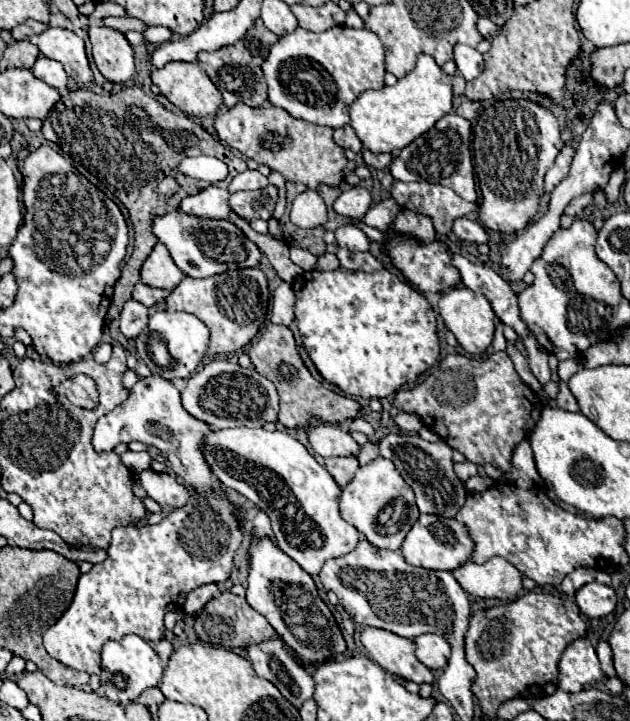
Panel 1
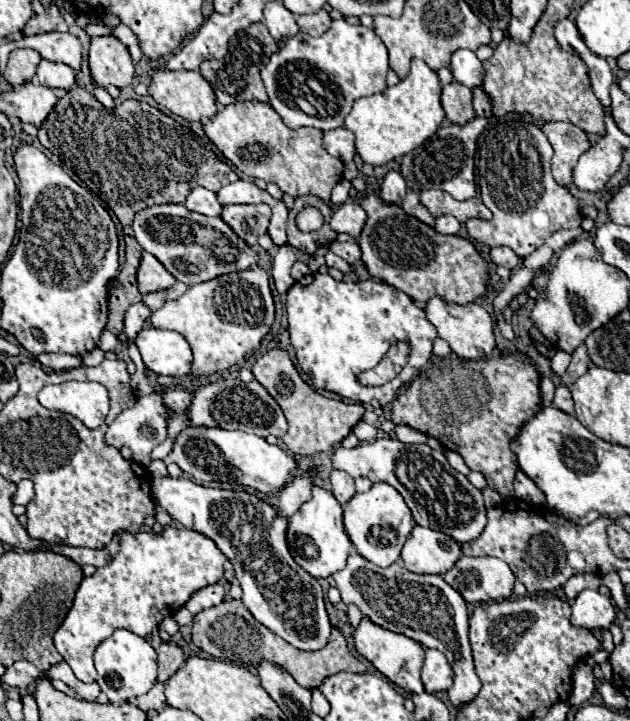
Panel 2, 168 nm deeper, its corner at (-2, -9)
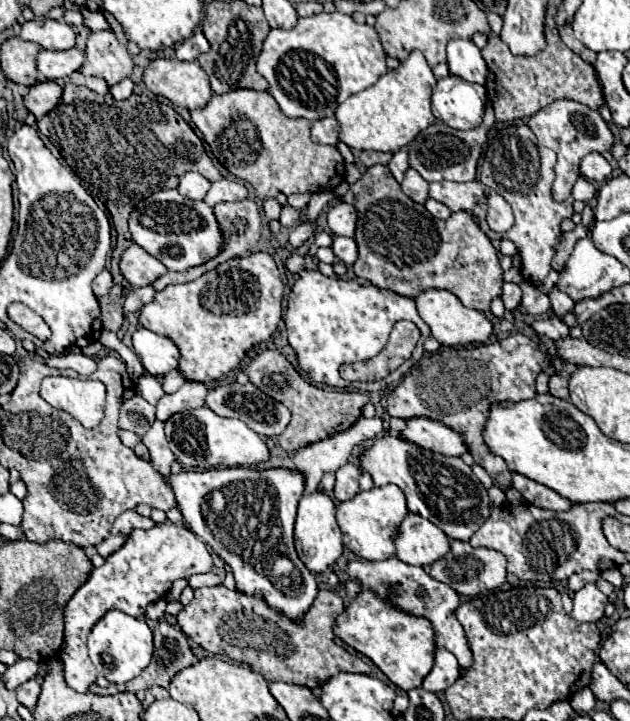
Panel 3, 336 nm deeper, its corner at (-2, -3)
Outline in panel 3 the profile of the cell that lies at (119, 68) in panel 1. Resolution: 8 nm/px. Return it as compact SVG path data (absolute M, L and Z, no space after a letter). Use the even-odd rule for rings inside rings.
M112 30L92 32L86 44L86 60L80 68L84 76L96 76L106 80L108 86L114 86L122 78L130 76L134 62Z

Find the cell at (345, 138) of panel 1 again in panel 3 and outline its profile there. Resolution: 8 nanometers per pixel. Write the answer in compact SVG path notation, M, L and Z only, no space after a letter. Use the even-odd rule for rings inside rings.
M320 118L312 122L312 140L318 144L334 146L338 142L338 122L336 118Z

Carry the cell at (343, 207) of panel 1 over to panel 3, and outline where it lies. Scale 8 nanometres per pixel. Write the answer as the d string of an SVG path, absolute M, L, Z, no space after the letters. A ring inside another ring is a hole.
M336 202L328 212L328 226L334 236L354 238L356 230L356 210L346 202Z

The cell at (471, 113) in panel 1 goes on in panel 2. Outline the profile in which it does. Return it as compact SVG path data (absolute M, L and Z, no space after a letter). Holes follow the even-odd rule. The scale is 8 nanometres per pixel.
M474 88L472 94L474 94L474 112L476 112L476 118L490 118L492 116L490 98L484 94L482 88Z

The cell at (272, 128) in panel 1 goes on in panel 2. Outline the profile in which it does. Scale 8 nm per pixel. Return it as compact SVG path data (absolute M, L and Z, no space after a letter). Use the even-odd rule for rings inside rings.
M236 102L220 106L218 114L204 122L204 132L238 170L278 184L292 198L314 194L330 202L332 188L342 180L344 164L324 150L324 134L316 128L288 128L270 104Z

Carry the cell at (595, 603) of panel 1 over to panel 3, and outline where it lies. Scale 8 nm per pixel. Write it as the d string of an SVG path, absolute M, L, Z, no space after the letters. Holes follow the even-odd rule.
M586 584L574 594L572 618L576 622L598 622L604 616L604 606L608 598L596 588L596 584Z

